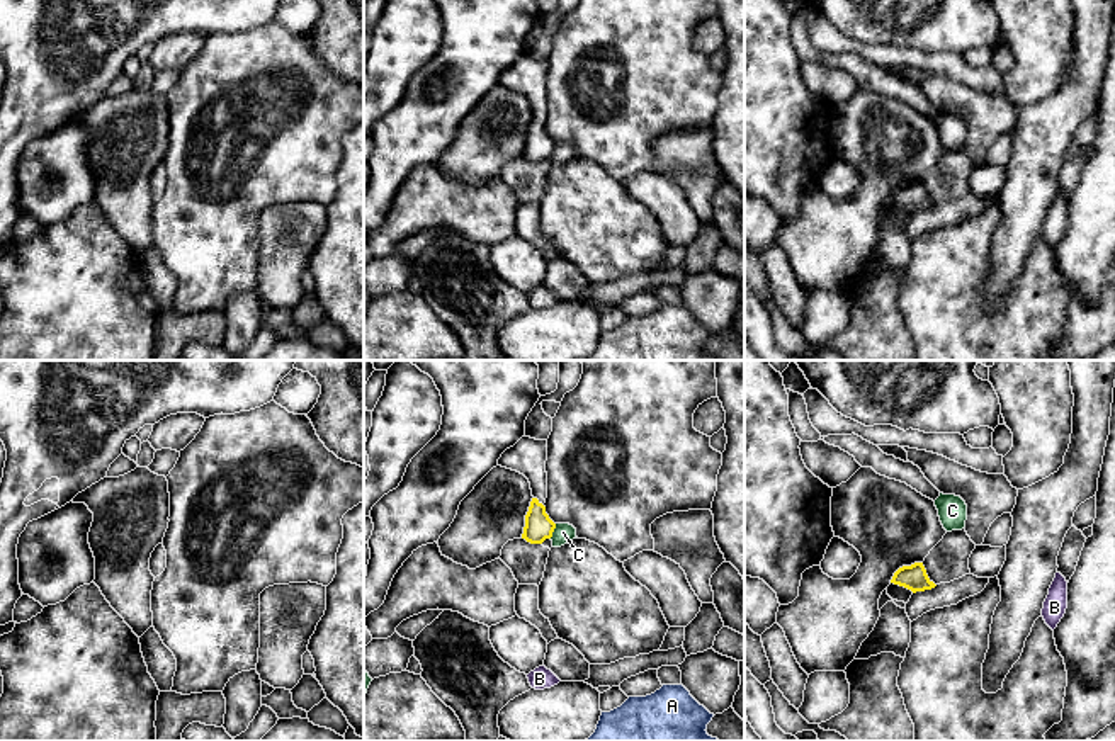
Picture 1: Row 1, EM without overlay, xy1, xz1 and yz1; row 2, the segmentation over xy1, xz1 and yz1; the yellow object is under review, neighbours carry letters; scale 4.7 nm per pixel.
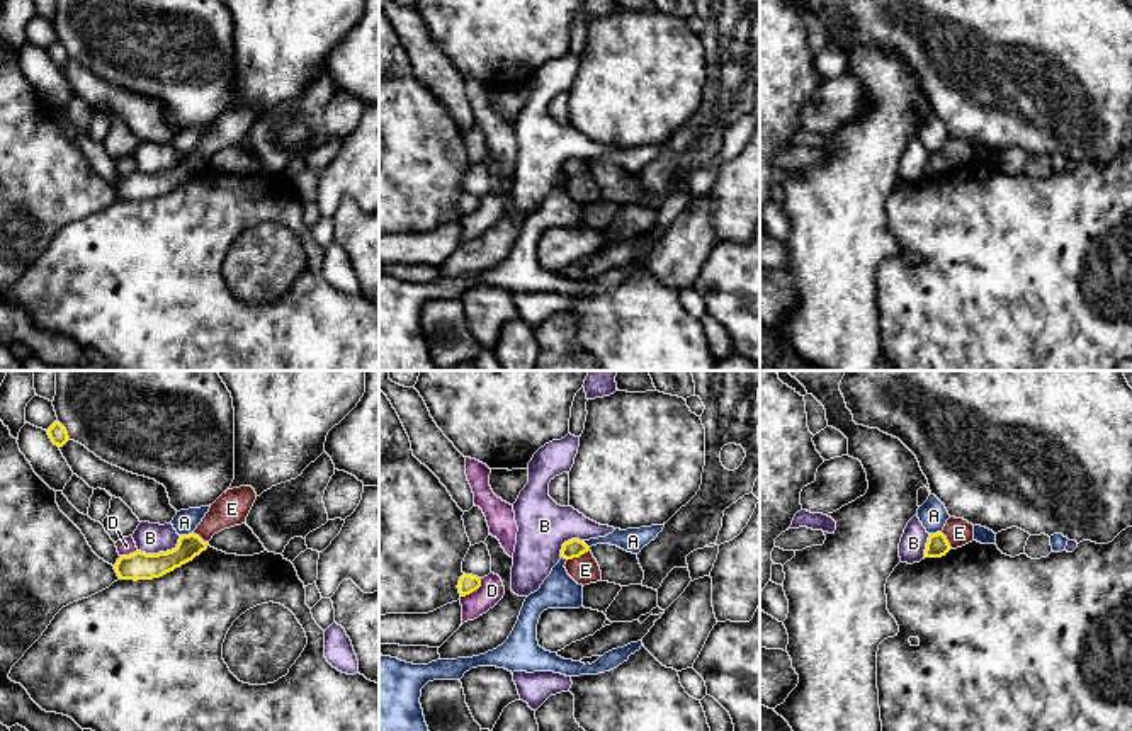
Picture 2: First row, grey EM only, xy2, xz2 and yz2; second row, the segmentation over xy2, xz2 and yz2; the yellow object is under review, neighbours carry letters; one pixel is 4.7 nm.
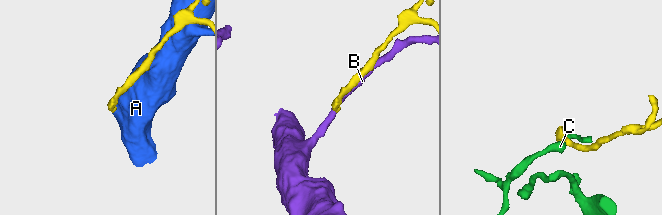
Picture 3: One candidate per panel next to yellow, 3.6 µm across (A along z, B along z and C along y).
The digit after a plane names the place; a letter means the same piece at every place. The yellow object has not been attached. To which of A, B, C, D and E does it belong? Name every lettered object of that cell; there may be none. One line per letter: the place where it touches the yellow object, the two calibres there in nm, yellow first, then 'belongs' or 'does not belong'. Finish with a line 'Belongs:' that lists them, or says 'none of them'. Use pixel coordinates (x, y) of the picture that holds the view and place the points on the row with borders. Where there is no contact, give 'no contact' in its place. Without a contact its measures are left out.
A: xy2 (186, 536) | 130/110 nm | does not belong
B: xy2 (162, 553) | 130/140 nm | does not belong
C: xz1 (553, 531) | 130/90 nm | does not belong
D: xz2 (473, 590) | 90/120 nm | does not belong
E: xz2 (578, 556) | 90/140 nm | does not belong
Belongs: none of them

